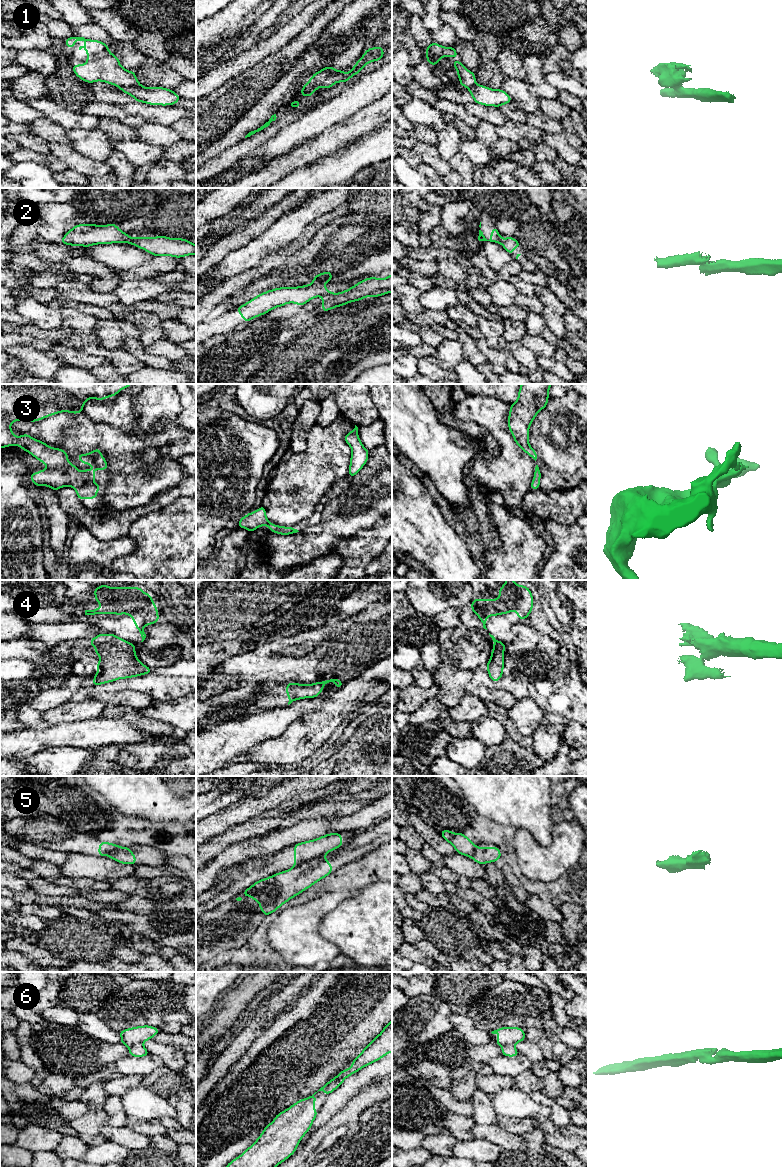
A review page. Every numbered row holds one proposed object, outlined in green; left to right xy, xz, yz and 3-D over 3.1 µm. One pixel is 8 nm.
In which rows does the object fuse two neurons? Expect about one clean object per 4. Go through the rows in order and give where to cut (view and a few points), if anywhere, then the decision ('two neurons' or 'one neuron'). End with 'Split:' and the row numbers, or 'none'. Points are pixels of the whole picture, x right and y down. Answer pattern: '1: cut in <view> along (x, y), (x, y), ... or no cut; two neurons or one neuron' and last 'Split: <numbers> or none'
1: cut in xy along (141, 85), (120, 87); two neurons
2: cut in xz along (333, 293), (322, 296); two neurons
3: no cut; one neuron
4: cut in xz along (321, 682), (323, 685); two neurons
5: cut in xz along (323, 854), (316, 855), (295, 866); two neurons
6: no cut; one neuron
Split: 1, 2, 4, 5

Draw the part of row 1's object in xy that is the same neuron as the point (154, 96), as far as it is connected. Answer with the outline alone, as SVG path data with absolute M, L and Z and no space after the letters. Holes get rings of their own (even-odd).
M120 87L120 90L132 96L135 101L147 103L153 106L156 105L174 105L180 100L180 96L175 94L172 89L163 87Z

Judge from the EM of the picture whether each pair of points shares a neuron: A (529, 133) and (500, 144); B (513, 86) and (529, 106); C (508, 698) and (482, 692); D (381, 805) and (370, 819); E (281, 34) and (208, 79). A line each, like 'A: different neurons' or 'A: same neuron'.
A: same neuron
B: same neuron
C: same neuron
D: same neuron
E: same neuron

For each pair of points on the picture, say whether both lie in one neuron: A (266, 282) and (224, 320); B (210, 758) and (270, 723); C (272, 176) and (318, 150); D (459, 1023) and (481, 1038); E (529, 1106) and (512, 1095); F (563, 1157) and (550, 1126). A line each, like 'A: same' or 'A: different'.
A: different
B: same
C: same
D: same
E: same
F: different

